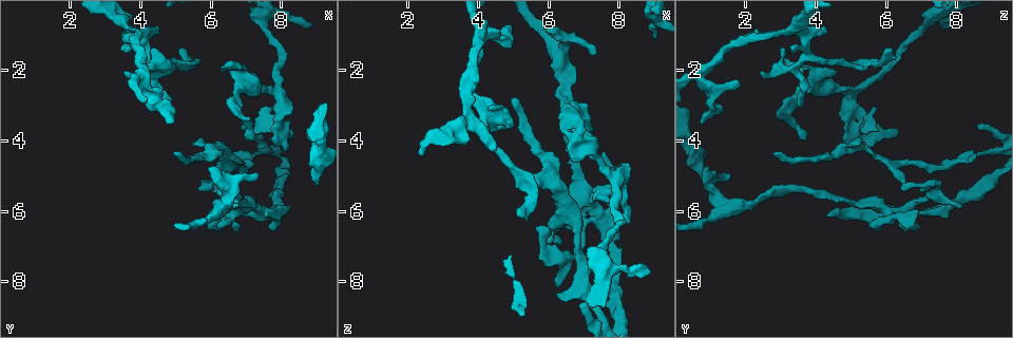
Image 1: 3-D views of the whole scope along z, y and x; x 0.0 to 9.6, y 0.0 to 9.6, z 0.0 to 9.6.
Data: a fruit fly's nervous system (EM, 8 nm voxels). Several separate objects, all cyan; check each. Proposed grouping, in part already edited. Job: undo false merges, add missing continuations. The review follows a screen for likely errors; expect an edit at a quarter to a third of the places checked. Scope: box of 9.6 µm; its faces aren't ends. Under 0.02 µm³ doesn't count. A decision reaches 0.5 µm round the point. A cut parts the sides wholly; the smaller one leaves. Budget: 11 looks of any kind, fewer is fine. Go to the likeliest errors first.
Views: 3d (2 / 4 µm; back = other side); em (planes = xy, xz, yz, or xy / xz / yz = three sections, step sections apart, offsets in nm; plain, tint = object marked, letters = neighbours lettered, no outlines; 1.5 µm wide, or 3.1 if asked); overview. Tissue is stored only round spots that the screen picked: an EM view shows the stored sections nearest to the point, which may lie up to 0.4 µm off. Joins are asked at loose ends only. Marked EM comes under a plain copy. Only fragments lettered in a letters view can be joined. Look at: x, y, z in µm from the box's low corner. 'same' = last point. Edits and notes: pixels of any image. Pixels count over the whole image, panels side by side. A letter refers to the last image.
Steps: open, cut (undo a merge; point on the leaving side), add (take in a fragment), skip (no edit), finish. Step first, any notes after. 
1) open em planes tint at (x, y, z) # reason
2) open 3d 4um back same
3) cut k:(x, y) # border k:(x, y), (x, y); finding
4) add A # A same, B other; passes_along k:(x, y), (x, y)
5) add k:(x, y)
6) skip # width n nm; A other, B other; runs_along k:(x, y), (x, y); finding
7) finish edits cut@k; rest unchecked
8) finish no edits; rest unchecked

open 3d 4um back at (8.85, 0.65, 7.70)

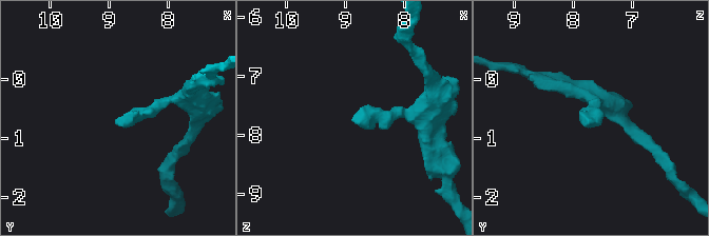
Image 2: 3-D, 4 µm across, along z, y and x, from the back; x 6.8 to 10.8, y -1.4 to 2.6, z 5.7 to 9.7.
open em 3.1um yz step 16 letters at (8.85, 0.65, 7.70) # now the EM

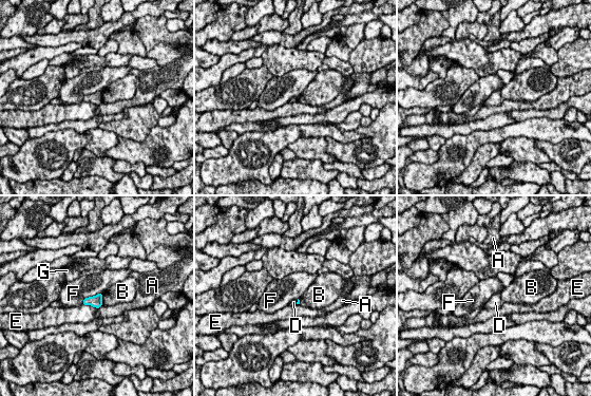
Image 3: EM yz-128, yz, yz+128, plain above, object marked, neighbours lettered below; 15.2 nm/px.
open em 3.1um planes letters same

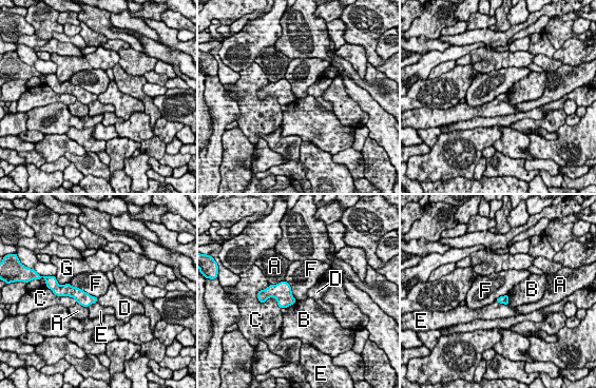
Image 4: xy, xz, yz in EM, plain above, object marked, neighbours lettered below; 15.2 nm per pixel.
skip # width 130 nm; A other, B other, C other, D other, E other, F other, G other; border 4:(69, 283), (97, 298); none of them fits

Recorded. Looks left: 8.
open em planes tint at (4.70, 3.10, 3.55)

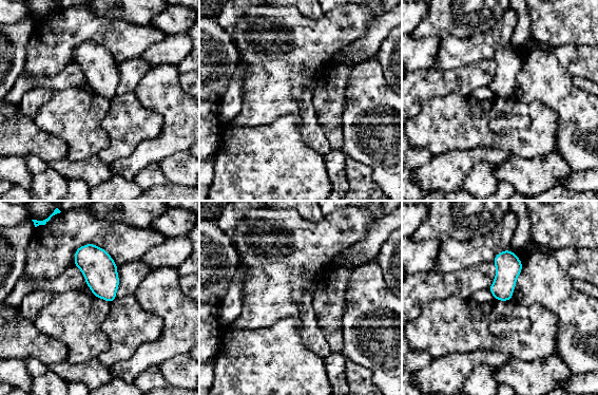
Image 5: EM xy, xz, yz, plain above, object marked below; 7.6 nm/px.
open em planes letters same # see the neighbours

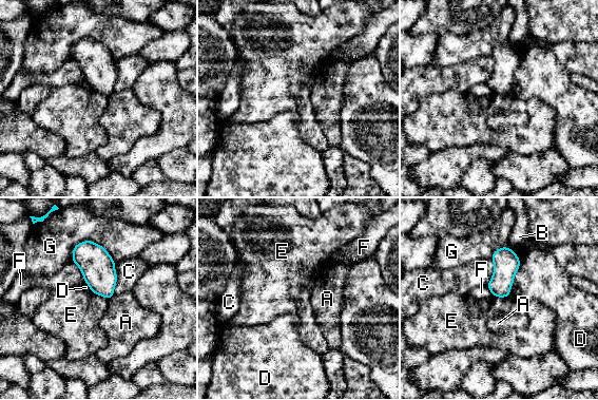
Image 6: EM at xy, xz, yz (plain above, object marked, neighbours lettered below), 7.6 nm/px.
skip # longest_contact G 340 nm; A other, B other, C other, D other, E other, F other, G other; border 6:(91, 290), (108, 300); none of them fits

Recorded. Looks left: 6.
open em planes letters at (3.50, 2.10, 2.45) # branch stops here

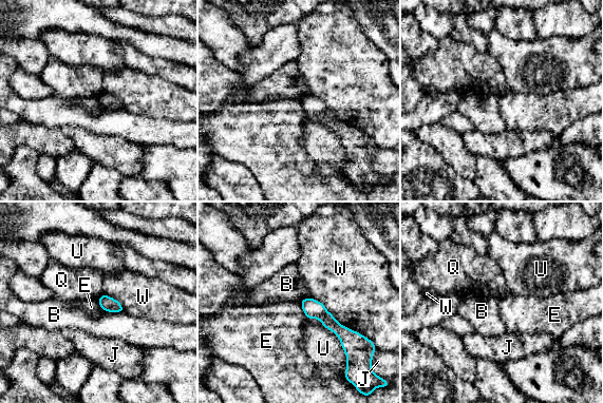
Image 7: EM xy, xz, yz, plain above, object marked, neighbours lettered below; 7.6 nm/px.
skip # B other, E other, J other, Q other, U other, W other; runs_along 7:(304, 302), (345, 338), (345, 344); none of them fits

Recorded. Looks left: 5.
open em xy step 8 tint at (6.80, 6.50, 6.55) # free end

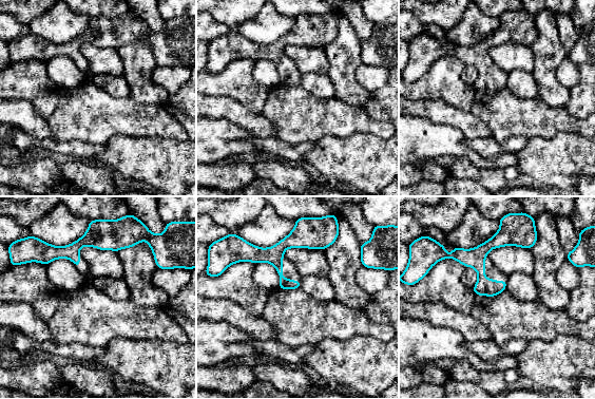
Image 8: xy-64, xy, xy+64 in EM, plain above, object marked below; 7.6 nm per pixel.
open em planes letters same

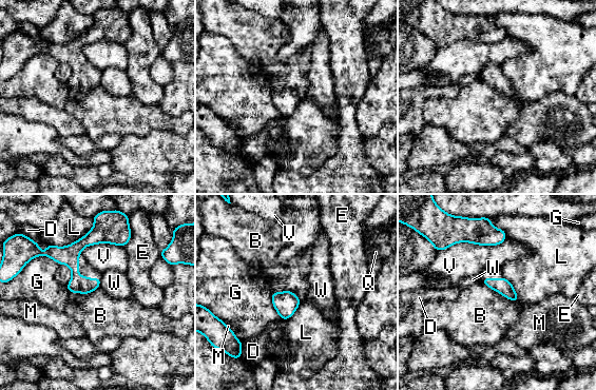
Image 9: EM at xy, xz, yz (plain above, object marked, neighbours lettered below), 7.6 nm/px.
skip # B other, D other, E other, G other, L other, M other, Q other, V other, W other; runs_along 9:(123, 241), (90, 238), (50, 253); none of them fits

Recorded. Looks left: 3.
finish no edits; rest unchecked

